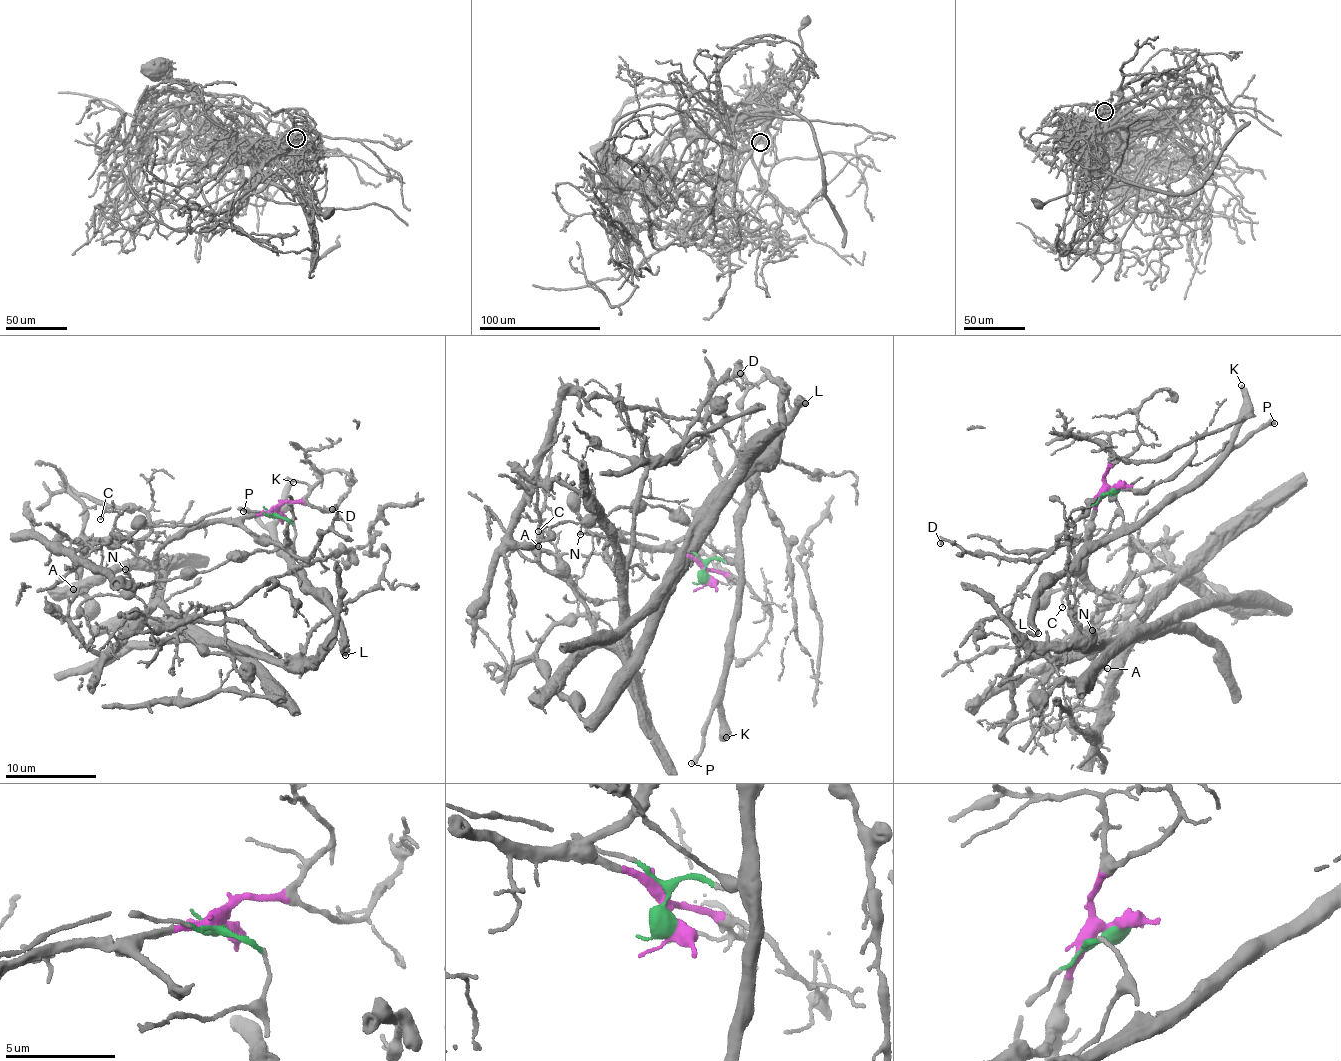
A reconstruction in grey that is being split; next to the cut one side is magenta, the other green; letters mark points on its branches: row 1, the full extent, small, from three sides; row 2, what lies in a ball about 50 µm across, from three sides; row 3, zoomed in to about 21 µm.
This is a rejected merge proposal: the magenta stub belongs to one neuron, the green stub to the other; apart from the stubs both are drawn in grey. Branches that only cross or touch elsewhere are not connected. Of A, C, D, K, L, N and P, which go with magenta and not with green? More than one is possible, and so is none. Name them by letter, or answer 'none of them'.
A, C, D, N

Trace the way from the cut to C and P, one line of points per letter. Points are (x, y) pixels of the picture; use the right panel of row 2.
C: (1113, 486), (1082, 557), (1097, 591), (1153, 598), (1188, 569), (1150, 568), (1107, 593), (1076, 586), (1062, 607)
P: (1115, 486), (1103, 496), (1105, 493), (1114, 496), (1123, 520), (1136, 526), (1236, 445), (1274, 423)

